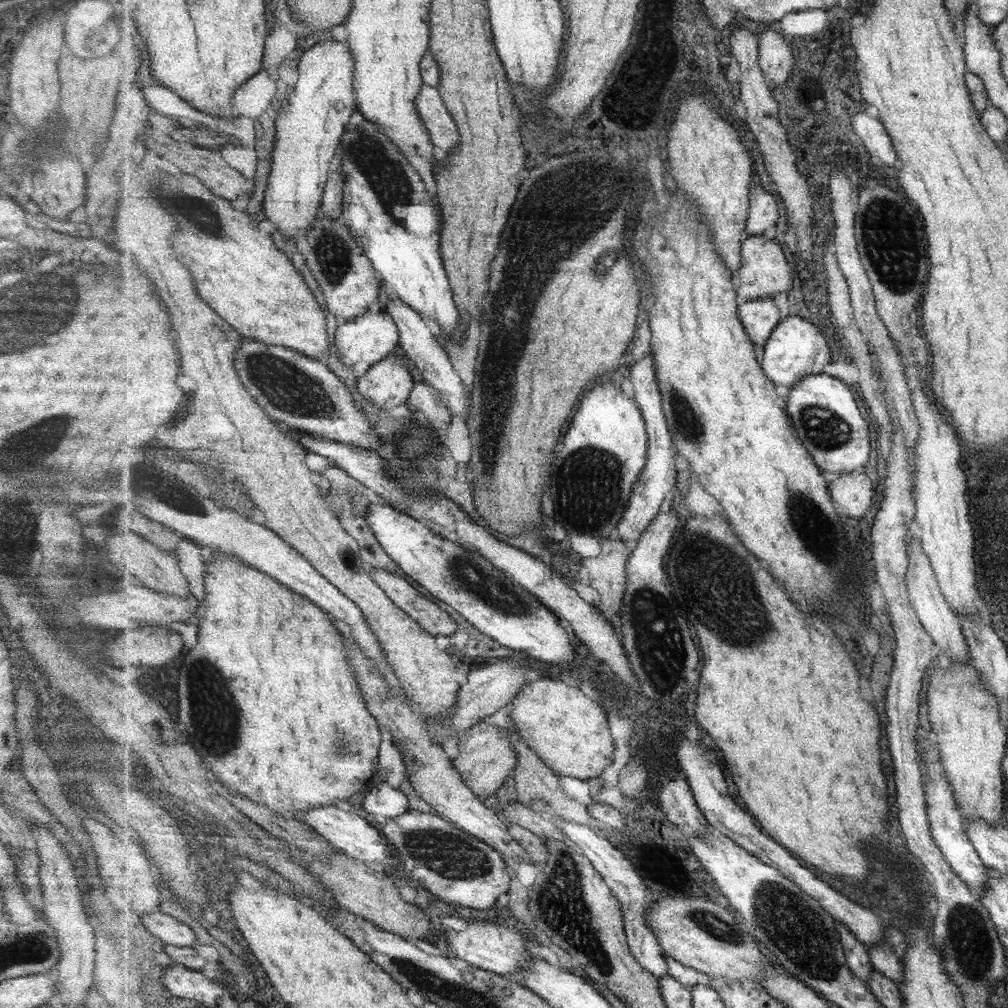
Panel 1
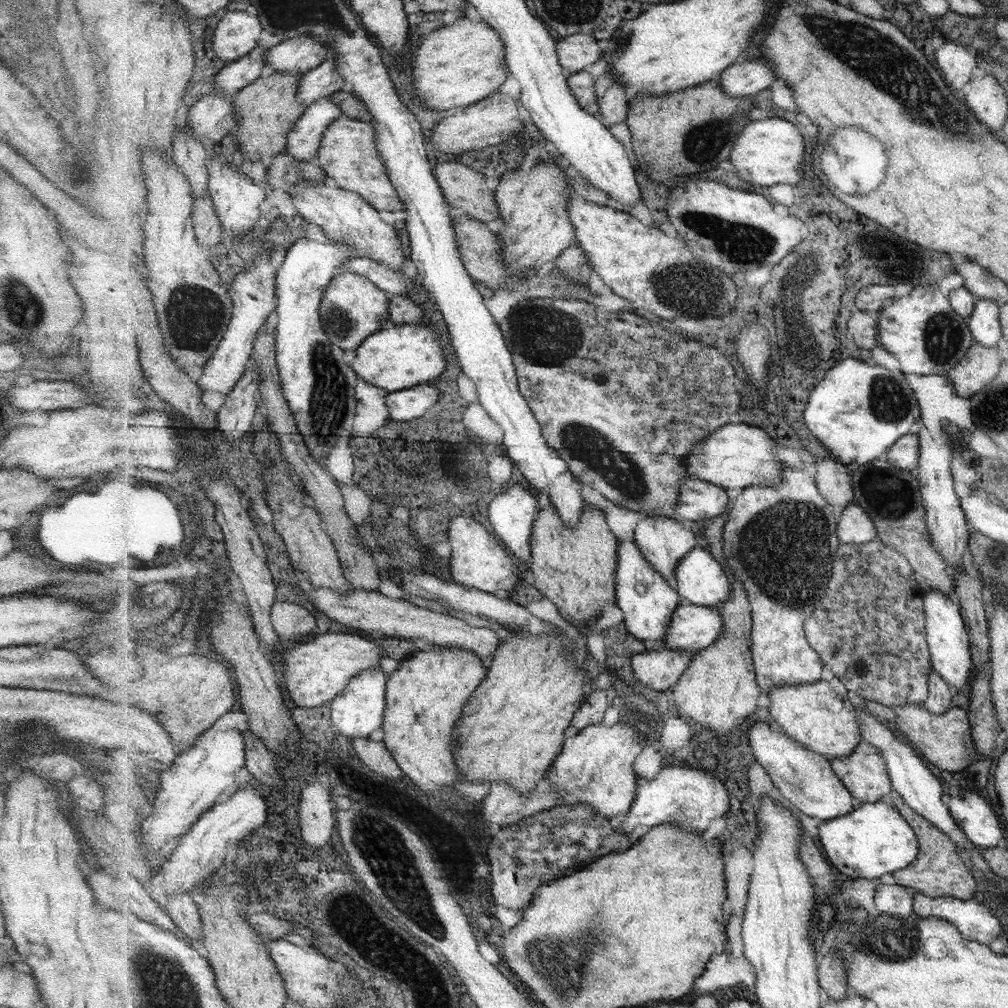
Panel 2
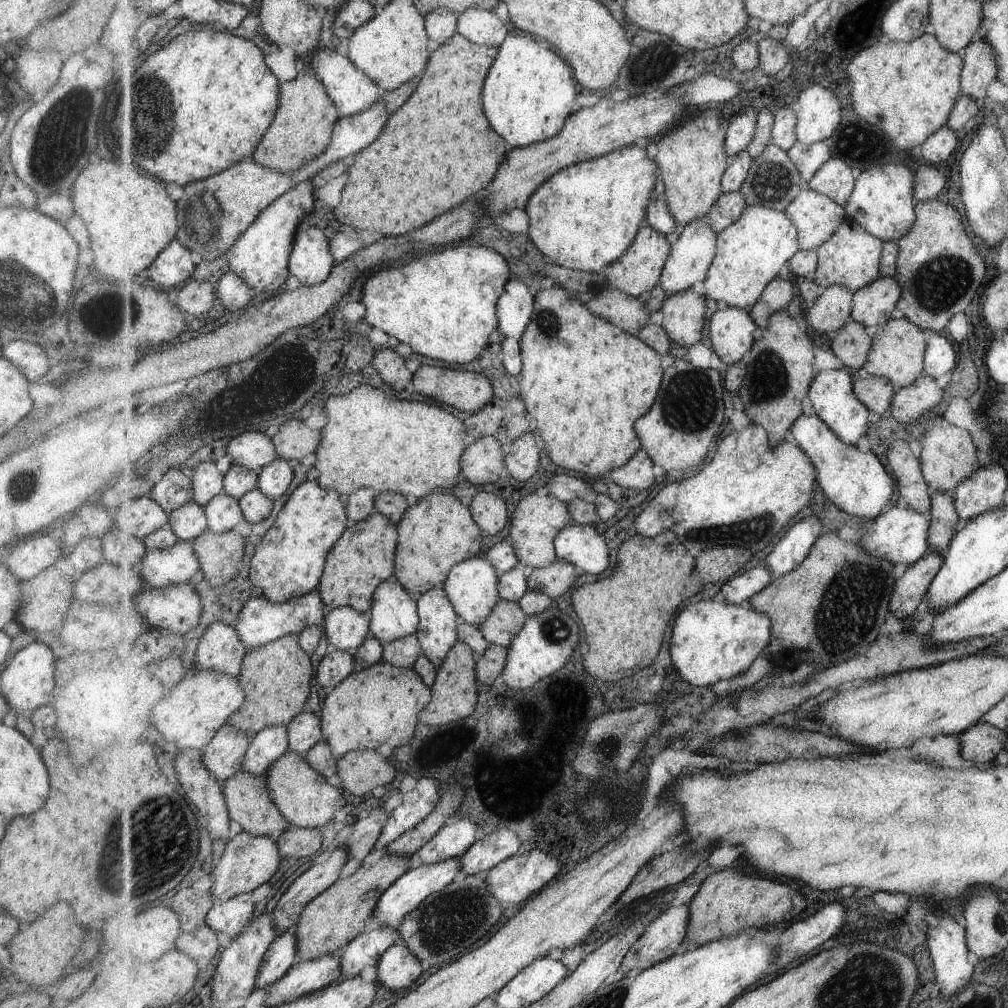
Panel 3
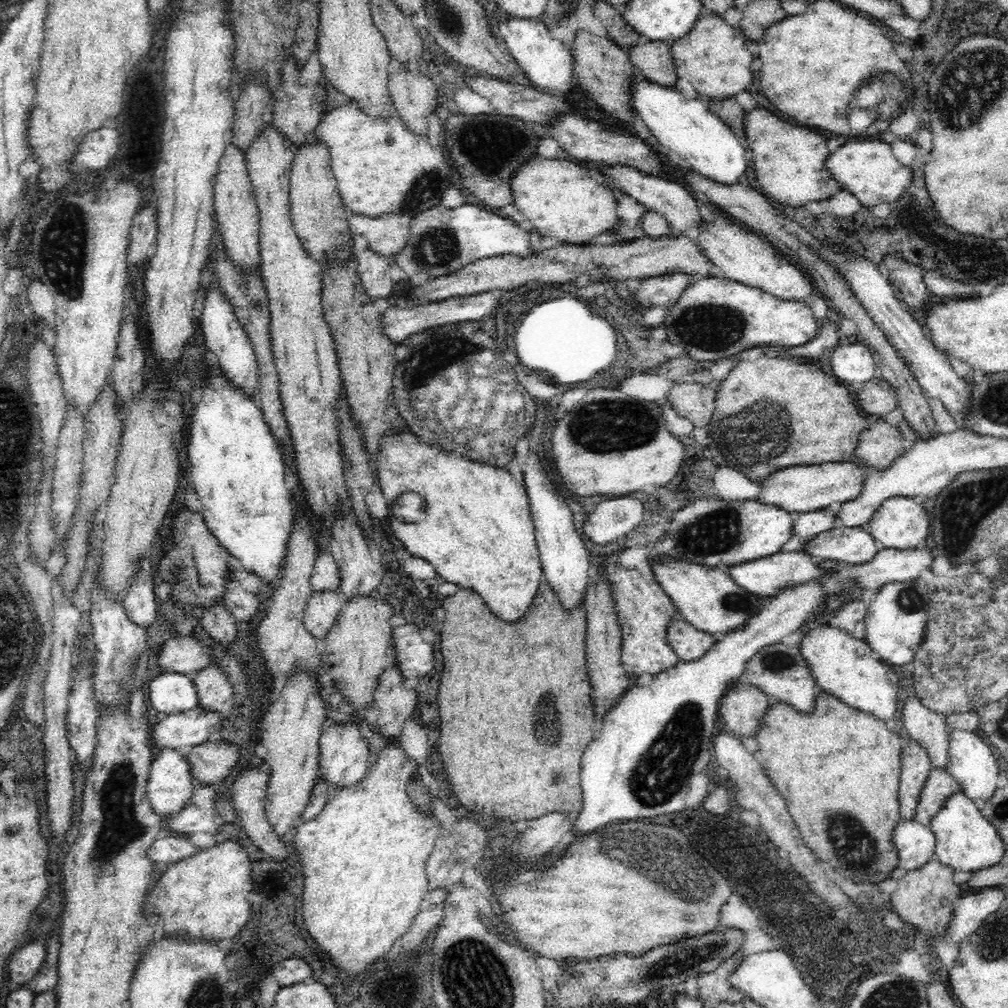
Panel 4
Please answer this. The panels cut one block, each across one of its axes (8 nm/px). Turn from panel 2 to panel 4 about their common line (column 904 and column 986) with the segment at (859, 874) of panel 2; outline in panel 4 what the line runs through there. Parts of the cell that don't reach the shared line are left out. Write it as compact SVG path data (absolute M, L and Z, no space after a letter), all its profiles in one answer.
M963 792L952 796L940 813L930 820L930 824L936 835L934 858L956 870L976 873L996 866L1006 856L1007 844L996 825L983 814L981 805L973 802L973 799Z

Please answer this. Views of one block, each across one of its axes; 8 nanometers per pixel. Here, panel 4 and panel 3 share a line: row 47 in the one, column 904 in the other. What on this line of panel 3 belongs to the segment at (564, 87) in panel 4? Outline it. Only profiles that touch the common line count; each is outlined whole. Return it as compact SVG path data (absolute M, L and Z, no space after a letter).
M892 507L878 518L869 519L869 526L867 528L863 526L859 531L860 538L857 542L875 558L889 560L894 565L905 564L908 569L931 551L929 548L930 522L929 514L915 512L909 507Z

